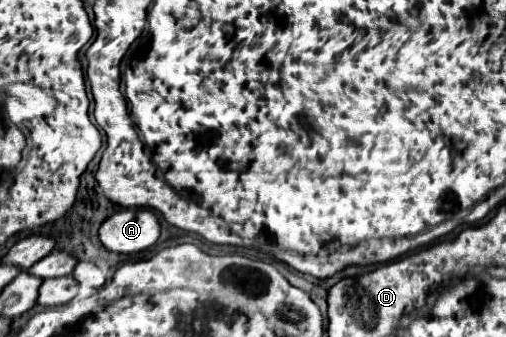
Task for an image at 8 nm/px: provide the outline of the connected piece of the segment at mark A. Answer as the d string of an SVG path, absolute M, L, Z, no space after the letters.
M126 208L100 226L100 242L106 250L116 254L134 254L150 248L160 236L160 224L154 212L140 208Z

